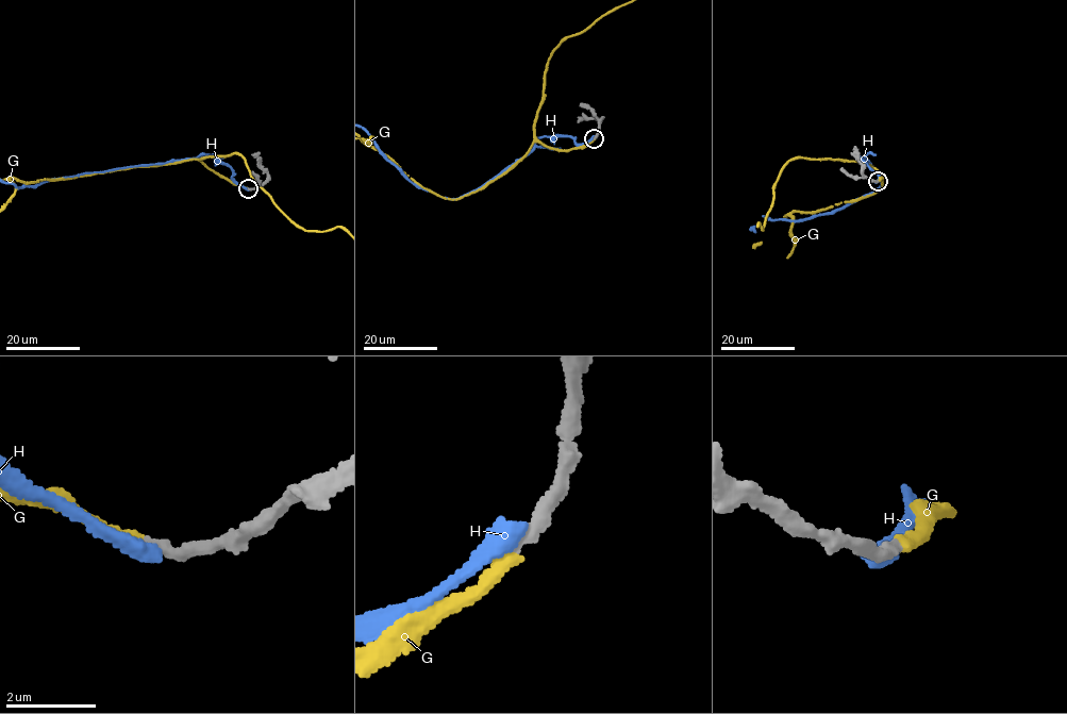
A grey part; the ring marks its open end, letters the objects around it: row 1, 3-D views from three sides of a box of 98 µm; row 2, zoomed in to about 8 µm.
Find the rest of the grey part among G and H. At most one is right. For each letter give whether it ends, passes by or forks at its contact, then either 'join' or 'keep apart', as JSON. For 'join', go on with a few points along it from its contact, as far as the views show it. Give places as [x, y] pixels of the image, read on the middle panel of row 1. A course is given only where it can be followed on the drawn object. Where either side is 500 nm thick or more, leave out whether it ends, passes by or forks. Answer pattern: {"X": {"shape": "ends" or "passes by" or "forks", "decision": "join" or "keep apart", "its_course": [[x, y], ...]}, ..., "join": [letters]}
{"G": {"shape": "ends", "decision": "join"}, "H": {"shape": "ends", "decision": "keep apart"}, "join": ["G"]}

